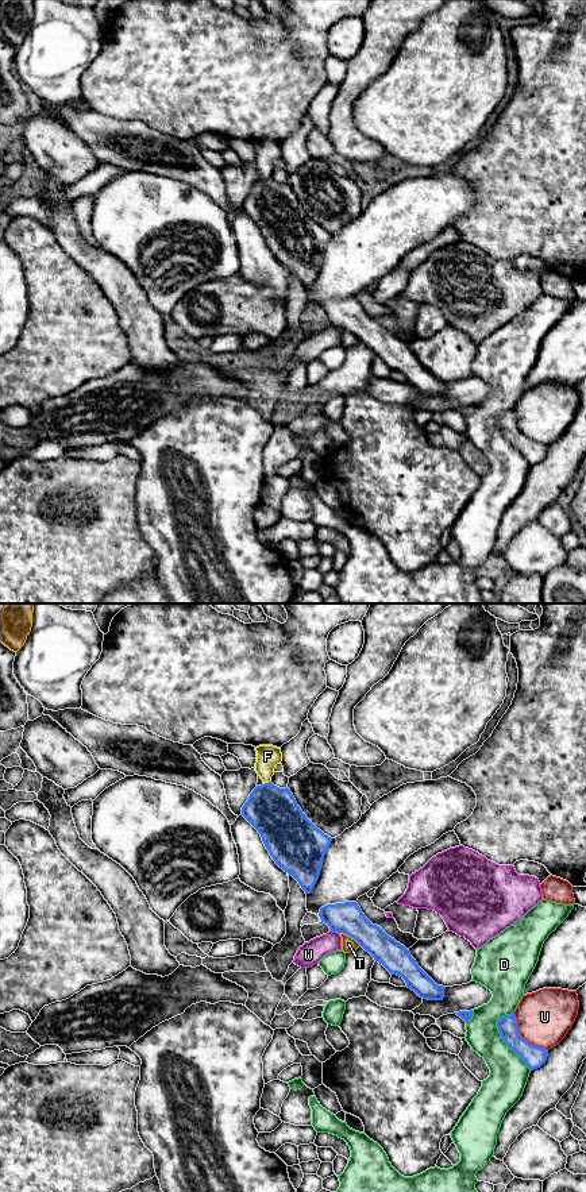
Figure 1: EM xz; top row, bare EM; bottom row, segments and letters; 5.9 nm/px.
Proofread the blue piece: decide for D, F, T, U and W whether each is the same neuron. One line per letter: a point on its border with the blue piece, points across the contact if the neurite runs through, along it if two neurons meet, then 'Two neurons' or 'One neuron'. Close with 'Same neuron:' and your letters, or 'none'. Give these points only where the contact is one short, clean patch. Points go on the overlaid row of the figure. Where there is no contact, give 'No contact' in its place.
D: Touches blue at xz (504, 1041). Two neurons
F: Touches blue at xz (266, 783). One neuron
T: Touches blue at xz (350, 936). Two neurons
U: Touches blue at xz (521, 1037). Two neurons
W: Touches blue at xz (335, 930). Two neurons
Same neuron: F

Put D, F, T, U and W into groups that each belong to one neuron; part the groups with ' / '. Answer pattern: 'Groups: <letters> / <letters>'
Groups: D / F / T / U / W

